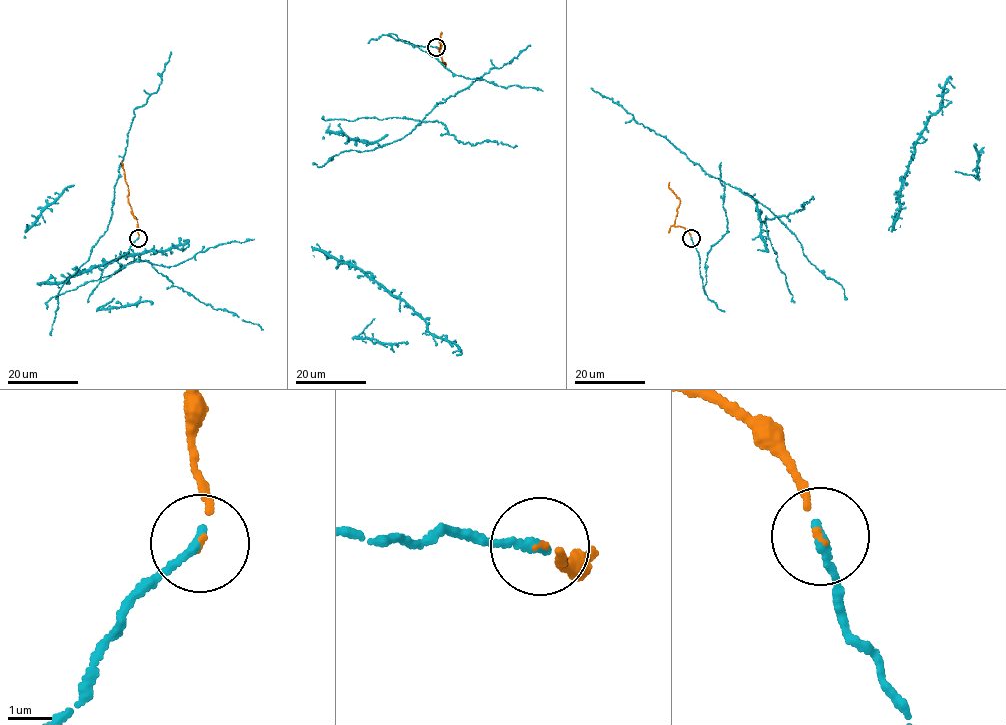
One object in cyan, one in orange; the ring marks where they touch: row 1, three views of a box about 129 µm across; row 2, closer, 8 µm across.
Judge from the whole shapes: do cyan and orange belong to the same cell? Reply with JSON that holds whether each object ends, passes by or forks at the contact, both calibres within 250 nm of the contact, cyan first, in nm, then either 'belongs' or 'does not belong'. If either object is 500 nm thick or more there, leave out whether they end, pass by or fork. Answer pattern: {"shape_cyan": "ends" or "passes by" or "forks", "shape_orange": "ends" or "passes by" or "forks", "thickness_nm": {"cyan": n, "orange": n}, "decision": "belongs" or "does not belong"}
{"shape_cyan": "ends", "shape_orange": "ends", "thickness_nm": {"cyan": 220, "orange": 90}, "decision": "belongs"}

